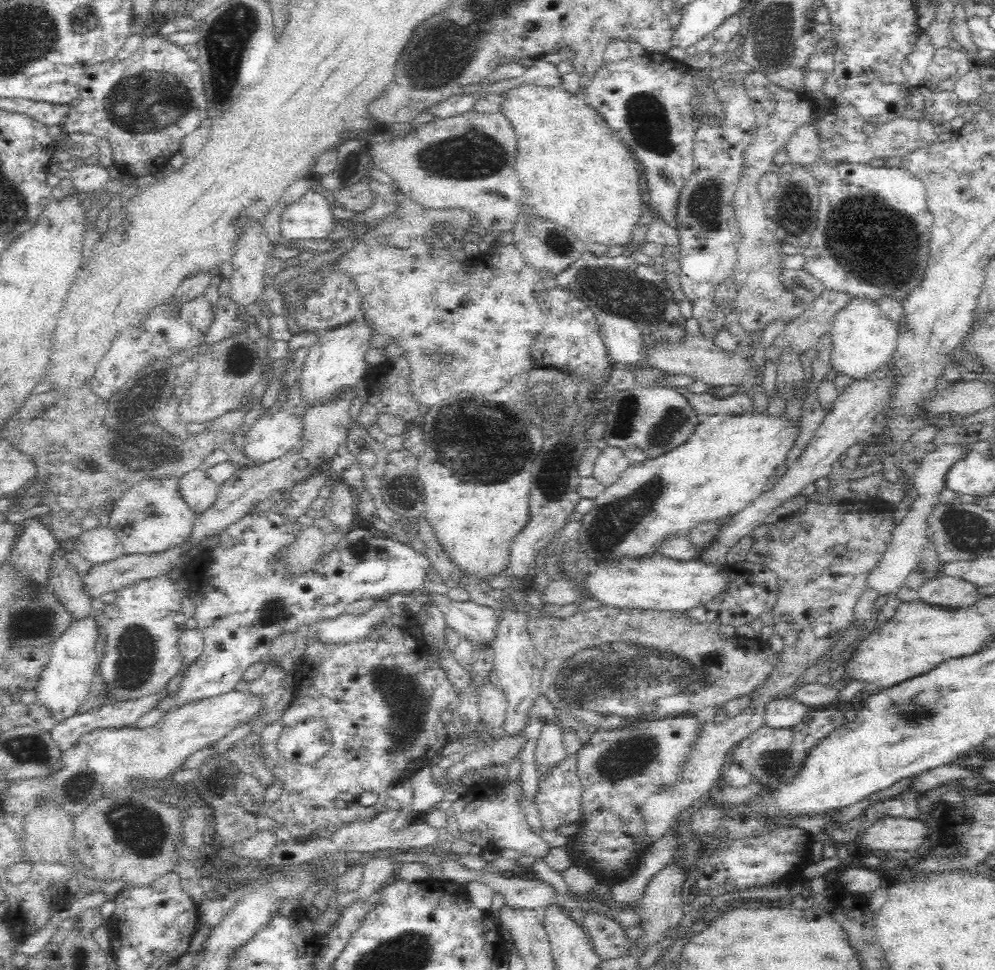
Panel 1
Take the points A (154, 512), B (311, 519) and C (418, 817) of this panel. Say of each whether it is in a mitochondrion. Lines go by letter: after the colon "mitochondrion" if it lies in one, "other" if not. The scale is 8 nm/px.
A: mitochondrion
B: other
C: other

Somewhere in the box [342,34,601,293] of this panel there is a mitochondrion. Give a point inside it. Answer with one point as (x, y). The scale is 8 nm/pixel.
(474, 154)

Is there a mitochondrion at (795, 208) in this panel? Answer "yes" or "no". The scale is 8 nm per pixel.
yes

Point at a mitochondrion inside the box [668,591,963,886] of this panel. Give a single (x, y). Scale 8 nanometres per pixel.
(916, 712)

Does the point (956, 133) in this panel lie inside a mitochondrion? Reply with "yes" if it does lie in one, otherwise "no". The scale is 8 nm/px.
no

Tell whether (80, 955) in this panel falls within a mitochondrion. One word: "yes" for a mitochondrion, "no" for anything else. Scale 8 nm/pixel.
yes

